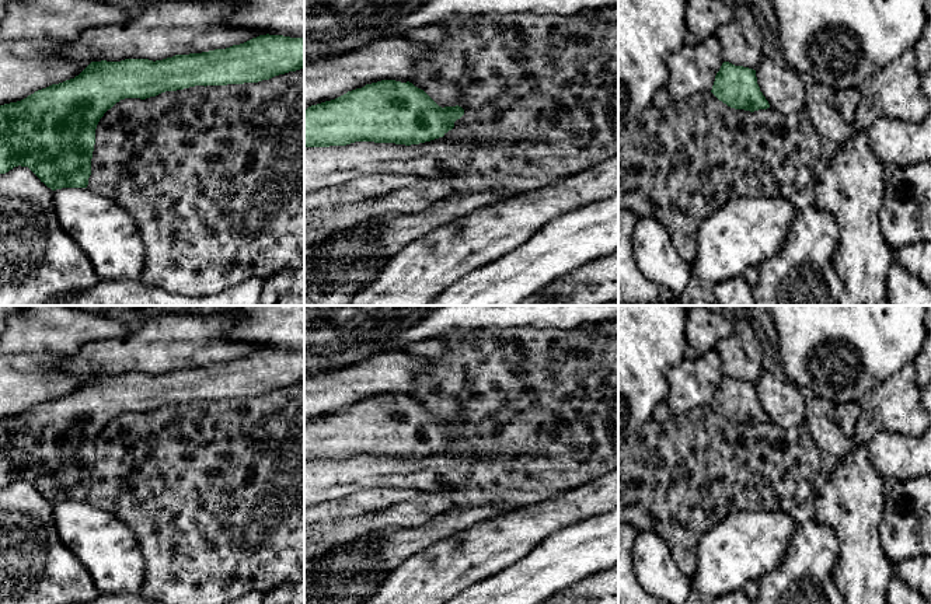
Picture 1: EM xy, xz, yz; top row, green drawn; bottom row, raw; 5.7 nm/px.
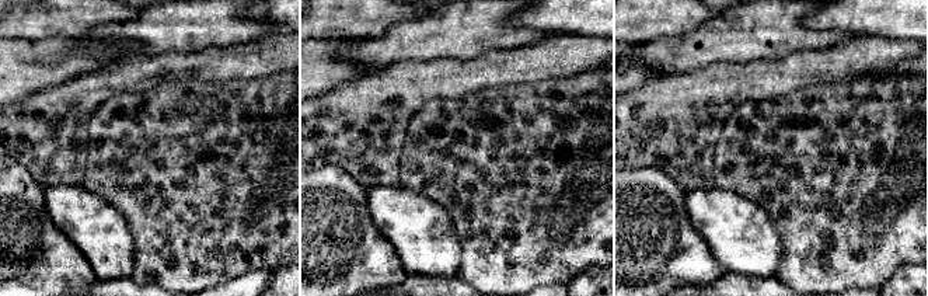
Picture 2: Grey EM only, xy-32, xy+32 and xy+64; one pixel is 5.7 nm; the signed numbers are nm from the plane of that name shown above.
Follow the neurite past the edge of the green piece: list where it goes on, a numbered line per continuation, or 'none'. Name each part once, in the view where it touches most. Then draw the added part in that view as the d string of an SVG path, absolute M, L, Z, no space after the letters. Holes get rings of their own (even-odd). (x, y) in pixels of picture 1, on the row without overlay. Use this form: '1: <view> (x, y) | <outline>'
none

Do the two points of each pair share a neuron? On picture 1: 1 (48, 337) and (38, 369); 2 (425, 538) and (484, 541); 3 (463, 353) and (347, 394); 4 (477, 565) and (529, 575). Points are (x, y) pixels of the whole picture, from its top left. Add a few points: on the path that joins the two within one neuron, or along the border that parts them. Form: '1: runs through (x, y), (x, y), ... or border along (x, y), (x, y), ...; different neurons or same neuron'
1: border along (14, 353), (59, 353), (65, 356); different neurons
2: border along (471, 526), (411, 554); different neurons
3: border along (428, 359), (408, 394); different neurons
4: border along (529, 551), (512, 564), (471, 585); different neurons

